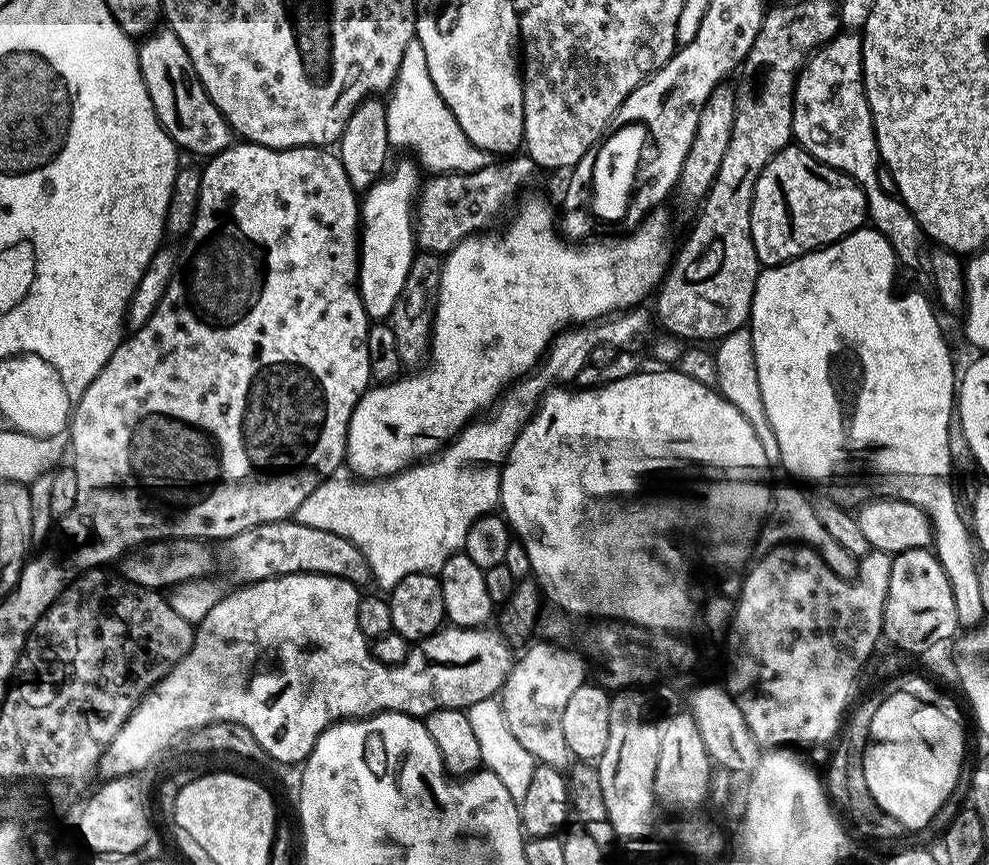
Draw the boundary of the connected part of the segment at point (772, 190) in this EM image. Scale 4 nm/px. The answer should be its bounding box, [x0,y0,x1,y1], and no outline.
[750,147,868,266]

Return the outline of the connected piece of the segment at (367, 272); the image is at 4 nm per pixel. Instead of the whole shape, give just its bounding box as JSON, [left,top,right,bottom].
[358,158,422,322]

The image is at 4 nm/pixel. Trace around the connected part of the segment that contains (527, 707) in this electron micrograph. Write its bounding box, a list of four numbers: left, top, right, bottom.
[498,641,587,772]

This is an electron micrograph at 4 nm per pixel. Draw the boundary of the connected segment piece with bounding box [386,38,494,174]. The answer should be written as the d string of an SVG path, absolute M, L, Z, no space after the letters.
M412 39L402 54L402 66L396 75L396 83L390 89L386 100L386 122L388 123L388 143L393 149L409 144L416 153L415 159L429 173L473 172L493 163L493 153L482 150L466 138L462 126L438 94L426 66L426 50L422 50L419 40Z

